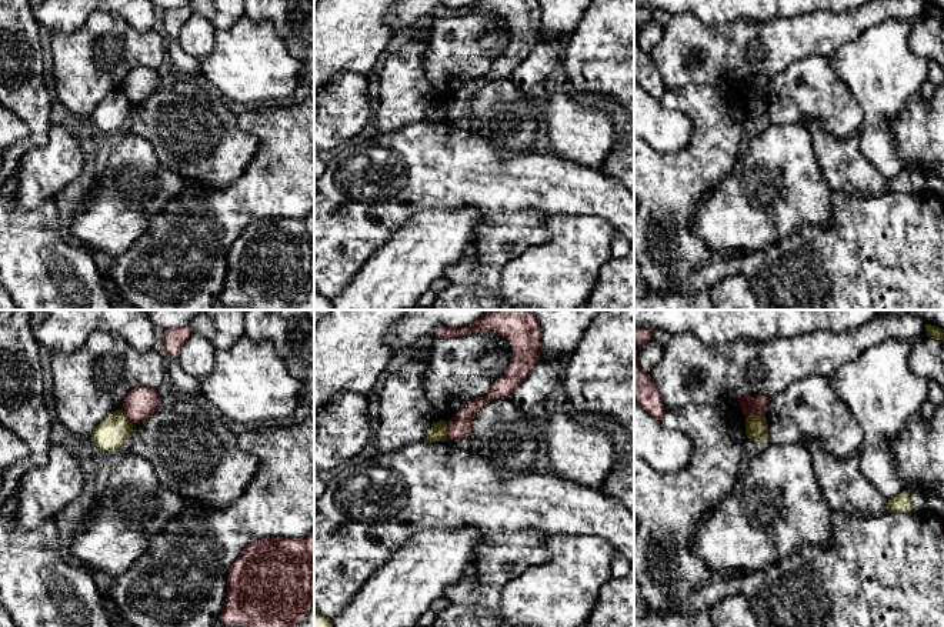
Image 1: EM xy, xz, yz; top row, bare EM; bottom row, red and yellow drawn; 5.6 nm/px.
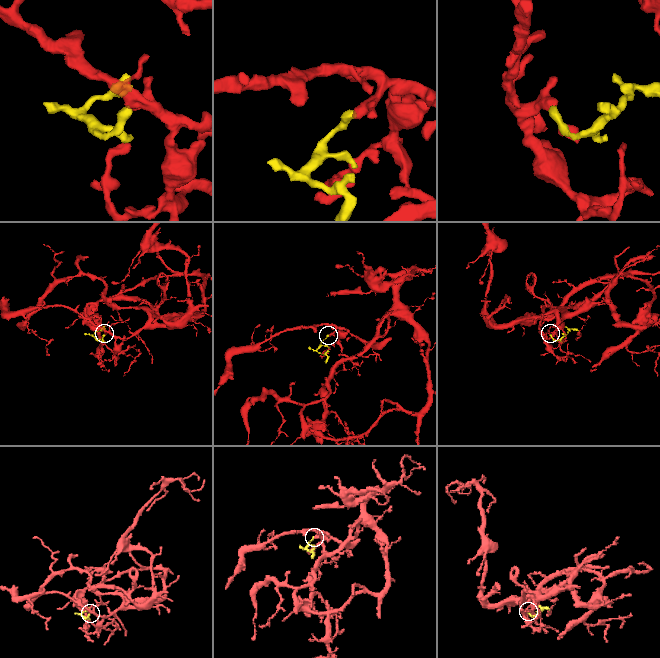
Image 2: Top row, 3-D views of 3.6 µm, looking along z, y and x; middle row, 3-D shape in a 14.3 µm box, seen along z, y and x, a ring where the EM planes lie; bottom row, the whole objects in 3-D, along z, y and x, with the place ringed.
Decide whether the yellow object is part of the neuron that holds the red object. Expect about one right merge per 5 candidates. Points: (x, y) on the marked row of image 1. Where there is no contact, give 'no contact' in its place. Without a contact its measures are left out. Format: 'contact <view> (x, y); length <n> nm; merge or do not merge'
contact xz (447, 432); length 110 nm; do not merge

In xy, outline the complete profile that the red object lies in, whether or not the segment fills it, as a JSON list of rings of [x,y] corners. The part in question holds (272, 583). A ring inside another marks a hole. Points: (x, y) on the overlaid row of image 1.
[[[314,531],[303,538],[260,538],[231,564],[219,617],[230,627],[297,627],[313,606]]]

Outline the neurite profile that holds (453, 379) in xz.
[[[473,331],[456,338],[434,338],[428,350],[424,393],[440,420],[450,420],[464,404],[490,393],[507,368],[484,370],[478,360],[501,336]]]

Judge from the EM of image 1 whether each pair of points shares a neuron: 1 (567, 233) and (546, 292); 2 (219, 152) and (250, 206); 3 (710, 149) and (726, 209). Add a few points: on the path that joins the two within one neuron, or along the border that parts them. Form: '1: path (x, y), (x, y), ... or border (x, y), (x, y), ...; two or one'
1: path (567, 247), (567, 266), (557, 277); one
2: border (256, 152), (229, 184), (203, 183); two
3: border (739, 154), (733, 169), (700, 200), (697, 207); two

